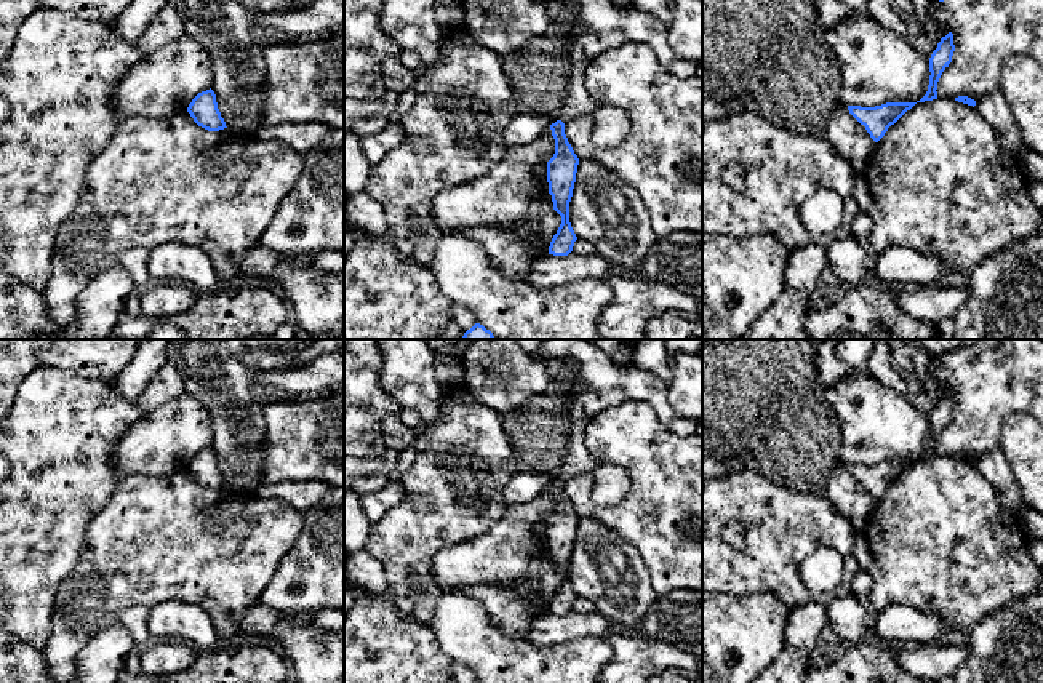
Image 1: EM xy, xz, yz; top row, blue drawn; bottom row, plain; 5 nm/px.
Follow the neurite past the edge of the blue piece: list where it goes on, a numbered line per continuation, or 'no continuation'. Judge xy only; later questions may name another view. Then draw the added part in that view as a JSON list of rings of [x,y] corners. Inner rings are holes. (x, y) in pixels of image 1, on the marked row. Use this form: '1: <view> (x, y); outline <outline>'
no continuation

